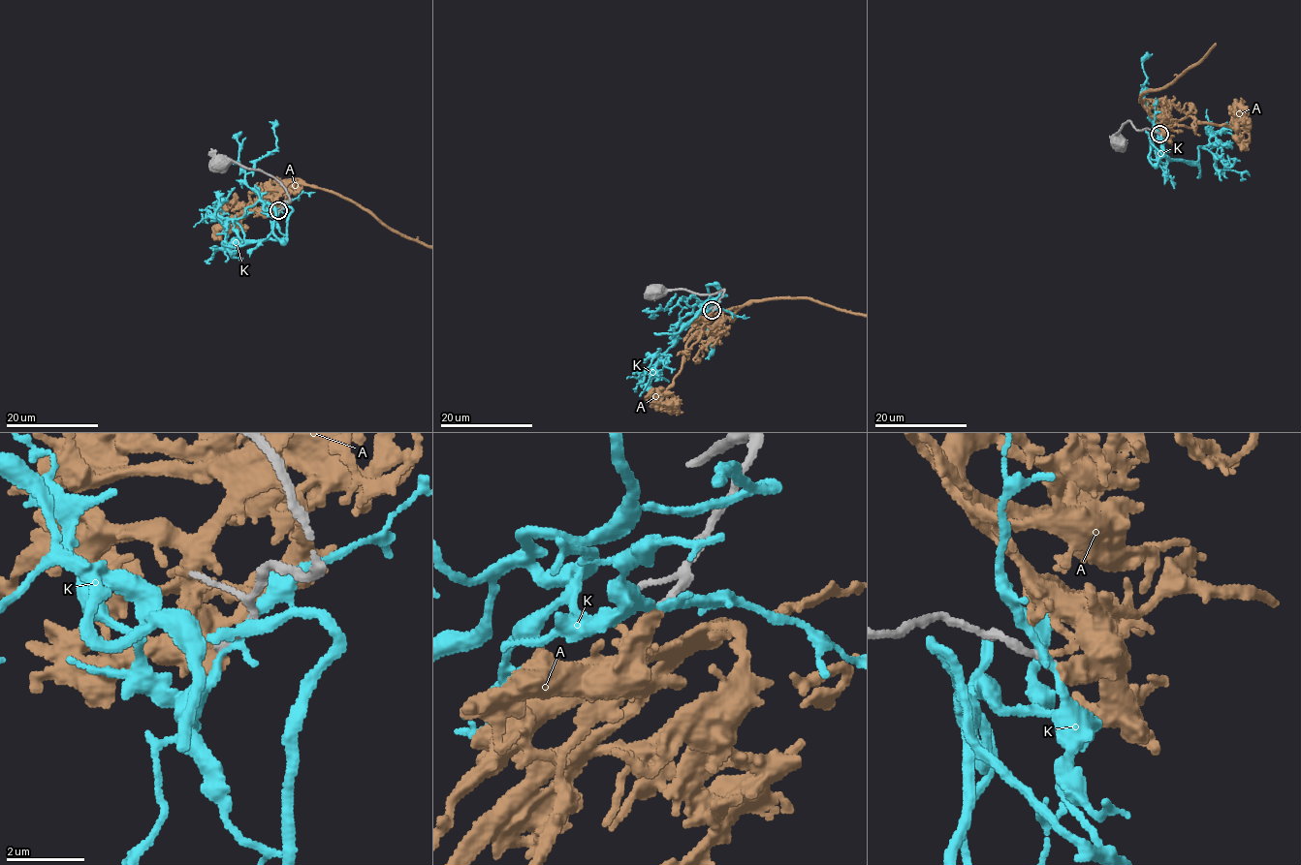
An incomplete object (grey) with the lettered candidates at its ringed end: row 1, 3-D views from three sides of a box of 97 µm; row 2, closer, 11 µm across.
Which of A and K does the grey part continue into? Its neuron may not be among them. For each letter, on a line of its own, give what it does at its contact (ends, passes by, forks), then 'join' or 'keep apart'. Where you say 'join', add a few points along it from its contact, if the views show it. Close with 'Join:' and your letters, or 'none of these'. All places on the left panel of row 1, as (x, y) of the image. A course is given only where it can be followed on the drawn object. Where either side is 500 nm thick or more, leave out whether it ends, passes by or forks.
A: it ends there; keep apart
K: it passes by; keep apart
Join: none of these

